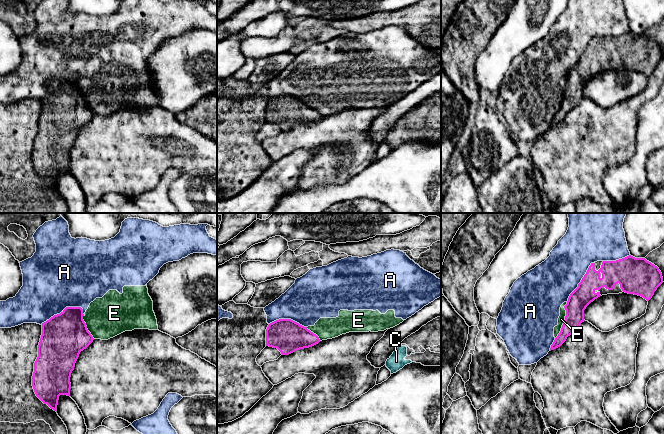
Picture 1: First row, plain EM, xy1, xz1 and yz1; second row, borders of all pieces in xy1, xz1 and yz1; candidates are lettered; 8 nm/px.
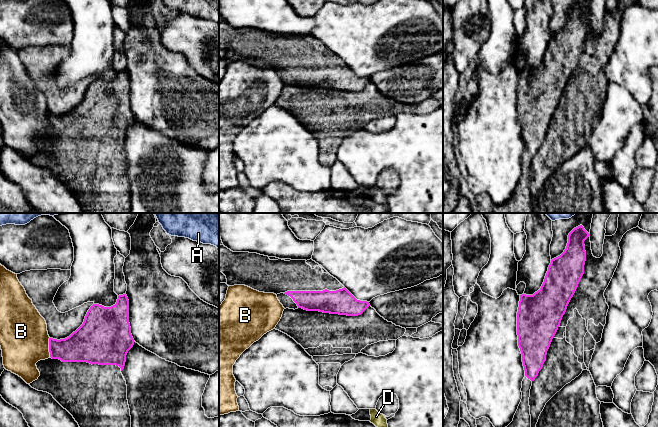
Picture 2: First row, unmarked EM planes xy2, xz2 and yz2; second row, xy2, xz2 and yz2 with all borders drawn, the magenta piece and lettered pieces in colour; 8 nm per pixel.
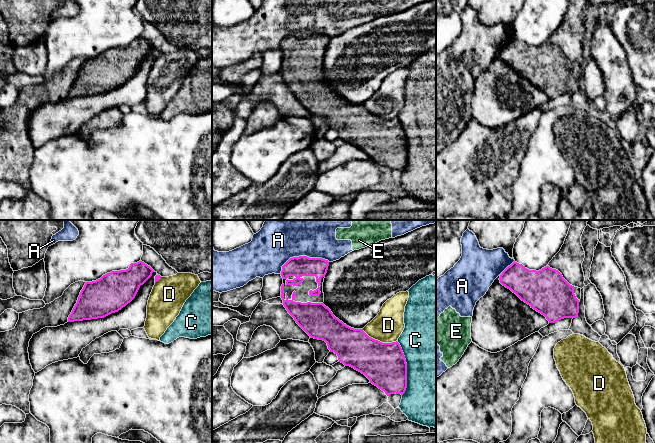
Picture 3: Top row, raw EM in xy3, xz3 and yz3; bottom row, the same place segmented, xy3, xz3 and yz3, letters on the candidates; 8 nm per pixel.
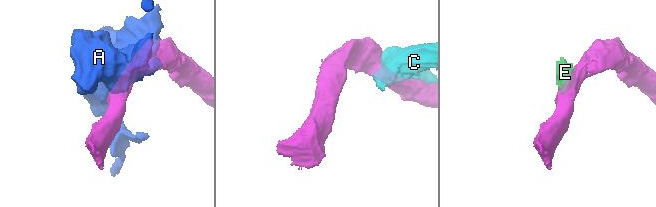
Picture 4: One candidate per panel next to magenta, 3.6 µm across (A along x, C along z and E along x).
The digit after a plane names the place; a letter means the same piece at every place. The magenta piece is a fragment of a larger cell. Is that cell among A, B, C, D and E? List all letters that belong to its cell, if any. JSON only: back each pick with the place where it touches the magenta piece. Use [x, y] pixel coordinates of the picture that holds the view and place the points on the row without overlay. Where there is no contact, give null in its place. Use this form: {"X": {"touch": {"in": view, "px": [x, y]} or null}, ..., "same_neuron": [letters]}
{"same_neuron": []}

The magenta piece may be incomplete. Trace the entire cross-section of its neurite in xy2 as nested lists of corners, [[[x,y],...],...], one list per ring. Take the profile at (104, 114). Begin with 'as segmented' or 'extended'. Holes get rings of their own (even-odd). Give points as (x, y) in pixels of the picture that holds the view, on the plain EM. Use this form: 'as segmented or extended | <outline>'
extended | [[[119,71],[116,80],[111,83],[93,80],[83,100],[69,113],[60,116],[49,114],[50,133],[36,139],[40,152],[29,161],[38,167],[51,170],[73,192],[84,213],[130,213],[131,192],[127,161],[121,147],[125,142],[126,131],[133,121],[127,71]]]

